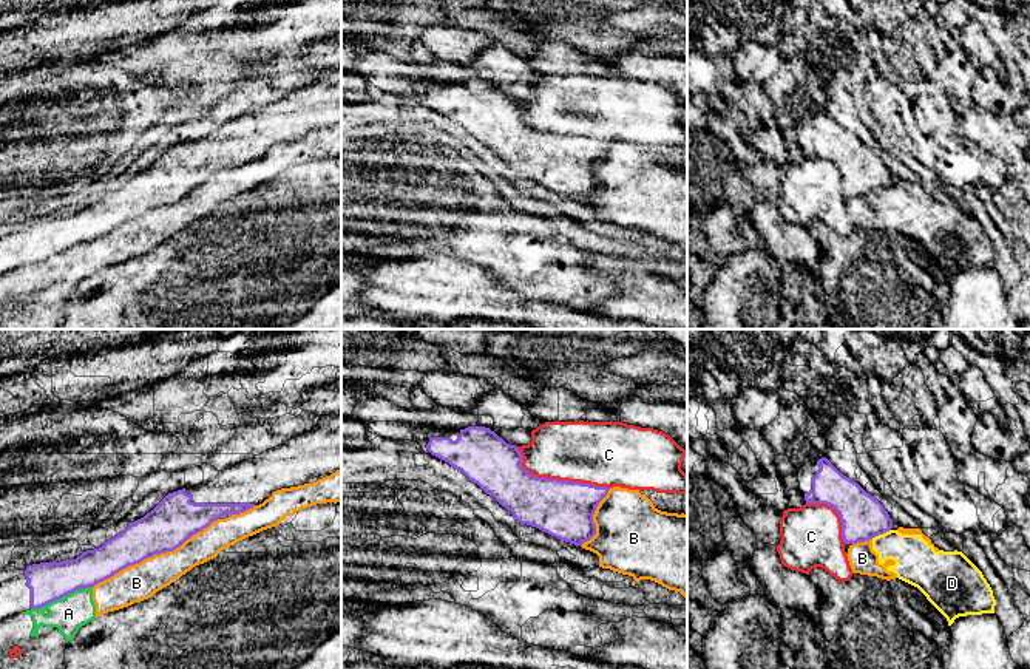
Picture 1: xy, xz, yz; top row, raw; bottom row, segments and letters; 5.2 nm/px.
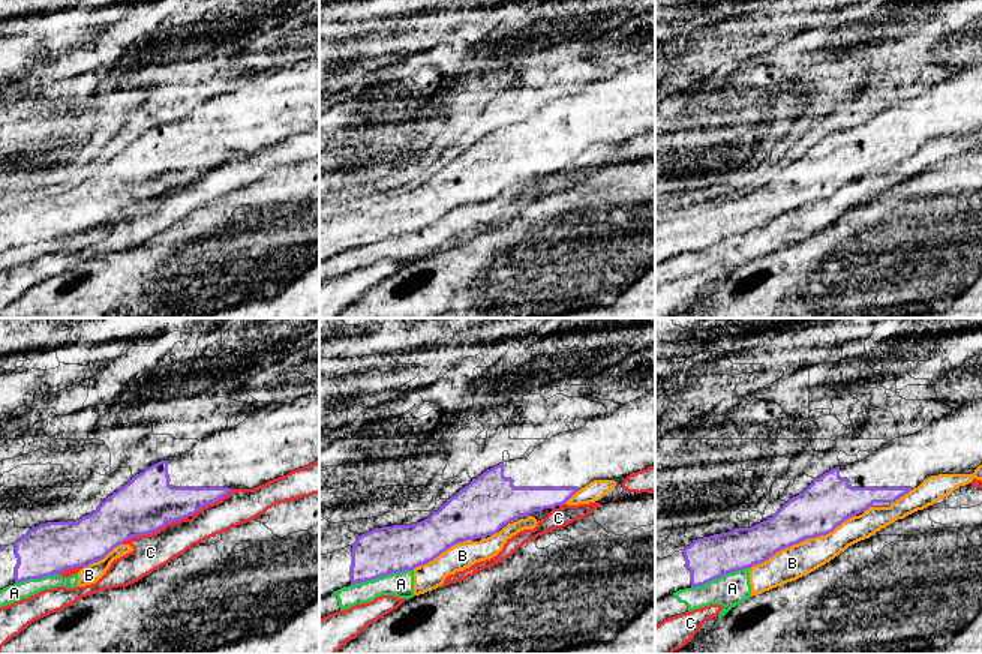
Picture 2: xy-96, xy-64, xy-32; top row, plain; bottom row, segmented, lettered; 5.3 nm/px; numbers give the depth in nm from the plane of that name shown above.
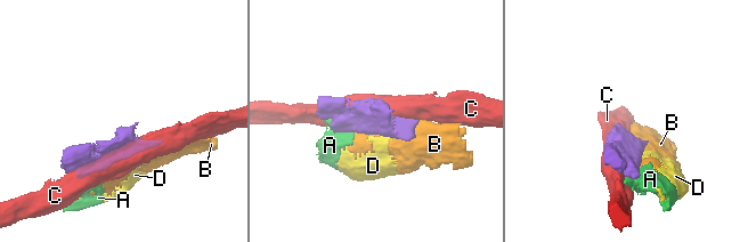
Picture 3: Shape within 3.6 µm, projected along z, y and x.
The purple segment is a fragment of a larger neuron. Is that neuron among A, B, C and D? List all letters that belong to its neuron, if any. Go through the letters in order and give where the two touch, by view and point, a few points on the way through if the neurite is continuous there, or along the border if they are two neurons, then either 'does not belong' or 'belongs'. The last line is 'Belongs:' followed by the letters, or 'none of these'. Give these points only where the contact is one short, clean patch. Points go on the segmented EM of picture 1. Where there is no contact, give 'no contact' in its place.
A: xy (60, 597) | along xy (91, 586), (76, 589), (31, 609) | does not belong
B: xy (155, 553) | does not belong
C: xz (556, 479) | does not belong
D: yz (880, 533) | along yz (890, 529), (871, 538) | does not belong
Belongs: none of these

